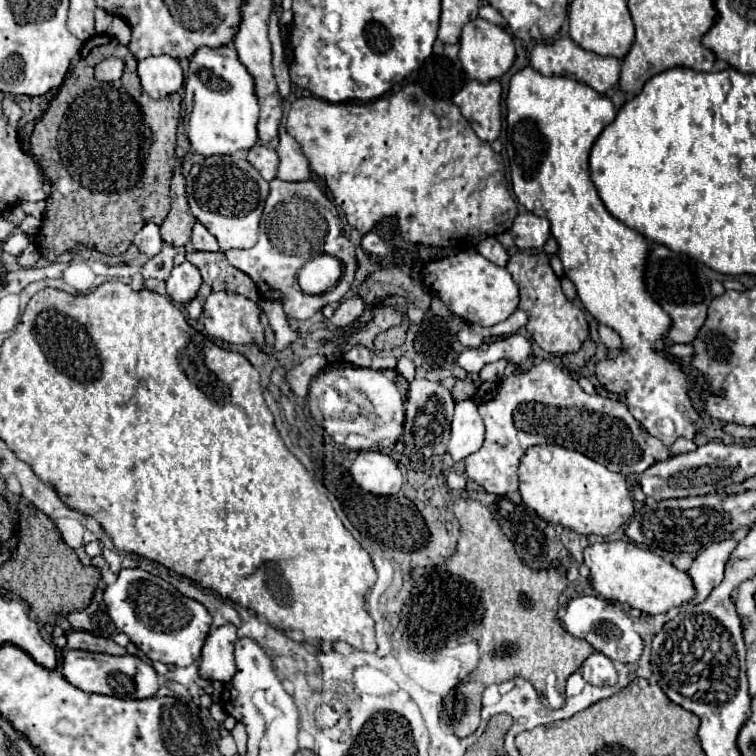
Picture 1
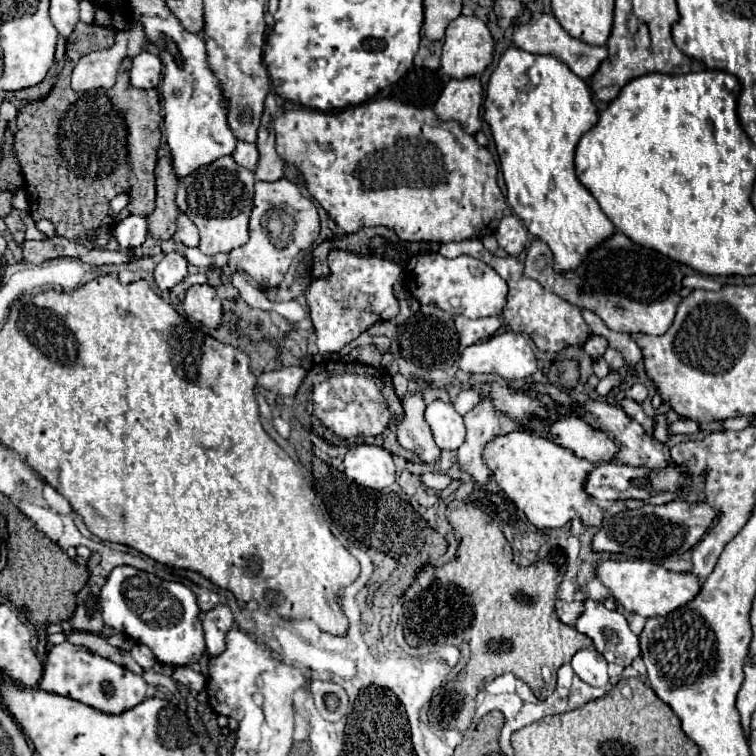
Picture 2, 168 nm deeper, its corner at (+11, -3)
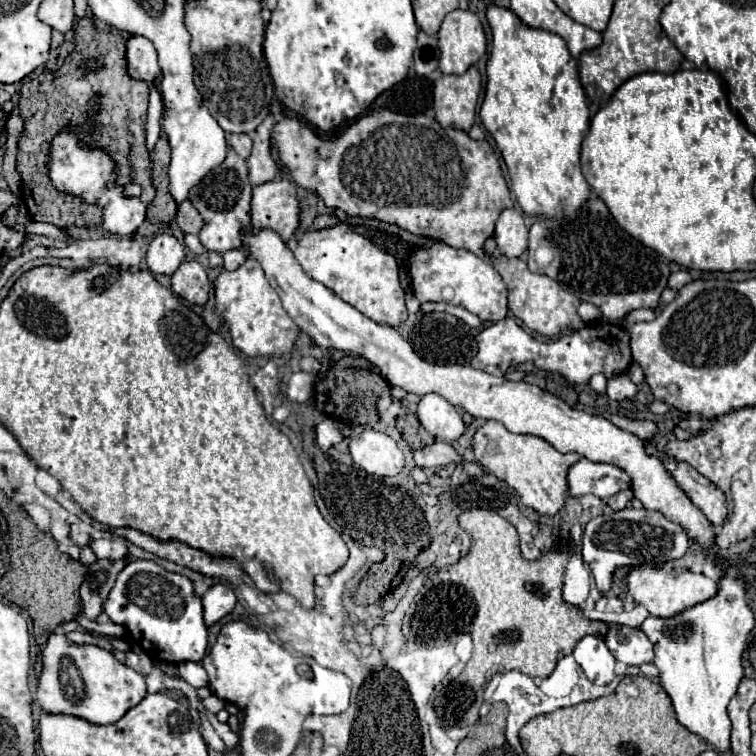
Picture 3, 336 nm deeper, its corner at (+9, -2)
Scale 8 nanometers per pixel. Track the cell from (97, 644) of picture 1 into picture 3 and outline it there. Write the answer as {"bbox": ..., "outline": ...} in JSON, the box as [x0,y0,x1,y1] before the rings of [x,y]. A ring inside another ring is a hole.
{"bbox":[111,650,153,676],"outline":[[[113,650],[111,652],[121,664],[125,664],[125,666],[129,666],[129,668],[133,668],[135,672],[139,672],[139,674],[143,674],[143,676],[147,676],[149,672],[151,672],[151,668],[153,668],[153,662],[151,662],[151,658],[149,656],[145,656],[145,654],[135,654],[135,652],[119,652],[119,650]]]}

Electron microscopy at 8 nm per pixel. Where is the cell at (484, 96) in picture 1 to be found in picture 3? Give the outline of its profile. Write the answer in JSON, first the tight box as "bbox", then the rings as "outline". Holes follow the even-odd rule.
{"bbox":[433,66,481,132],"outline":[[[471,66],[461,76],[441,76],[433,90],[435,118],[443,128],[459,128],[469,132],[475,124],[475,108],[481,92],[481,74]]]}

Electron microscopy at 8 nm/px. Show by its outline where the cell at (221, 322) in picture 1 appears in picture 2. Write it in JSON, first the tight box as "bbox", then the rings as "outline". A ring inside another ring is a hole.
{"bbox":[183,285,223,327],"outline":[[[191,285],[185,291],[185,299],[183,299],[183,309],[185,313],[207,325],[207,327],[217,327],[221,325],[221,317],[223,317],[223,309],[221,309],[221,299],[217,297],[215,289],[211,285]]]}

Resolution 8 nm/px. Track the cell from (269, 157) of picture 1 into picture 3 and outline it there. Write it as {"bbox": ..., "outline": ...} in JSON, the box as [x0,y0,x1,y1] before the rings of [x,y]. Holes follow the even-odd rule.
{"bbox":[227,134,253,160],"outline":[[[229,134],[227,138],[229,146],[243,158],[247,160],[251,156],[251,148],[253,148],[253,140],[249,134]]]}

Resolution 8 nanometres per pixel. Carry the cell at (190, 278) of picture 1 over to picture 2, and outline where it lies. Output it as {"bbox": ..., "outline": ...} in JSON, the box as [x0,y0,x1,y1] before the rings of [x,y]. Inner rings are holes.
{"bbox":[155,253,187,289],"outline":[[[163,253],[159,263],[155,265],[155,283],[159,289],[175,287],[187,275],[187,261],[181,253]]]}

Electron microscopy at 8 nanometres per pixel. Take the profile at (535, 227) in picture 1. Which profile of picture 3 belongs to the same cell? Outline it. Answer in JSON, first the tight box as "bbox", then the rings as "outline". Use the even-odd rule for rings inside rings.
{"bbox":[493,208,529,258],"outline":[[[507,208],[501,212],[497,220],[493,238],[497,240],[497,248],[505,256],[517,258],[527,250],[527,234],[529,234],[529,228],[525,226],[523,212],[519,208]]]}

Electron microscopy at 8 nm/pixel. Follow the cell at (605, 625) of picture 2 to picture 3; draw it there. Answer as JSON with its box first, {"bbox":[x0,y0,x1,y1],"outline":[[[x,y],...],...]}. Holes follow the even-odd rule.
{"bbox":[605,624,653,666],"outline":[[[609,624],[609,632],[605,636],[605,644],[615,656],[615,660],[641,666],[653,660],[653,644],[641,632],[641,628],[631,628],[623,624]]]}

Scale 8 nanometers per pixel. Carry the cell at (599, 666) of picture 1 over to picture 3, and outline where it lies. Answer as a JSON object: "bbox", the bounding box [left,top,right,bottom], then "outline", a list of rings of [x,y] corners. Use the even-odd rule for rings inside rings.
{"bbox":[573,636,615,686],"outline":[[[585,636],[573,650],[573,656],[577,664],[583,668],[585,676],[597,684],[605,686],[615,678],[615,658],[611,656],[609,648],[605,646],[603,638],[597,636]]]}

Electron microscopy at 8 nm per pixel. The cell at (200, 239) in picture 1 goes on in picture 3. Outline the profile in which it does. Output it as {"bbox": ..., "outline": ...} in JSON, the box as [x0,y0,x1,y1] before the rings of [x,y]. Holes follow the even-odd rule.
{"bbox":[177,200,203,234],"outline":[[[189,200],[181,202],[177,208],[177,226],[185,232],[185,234],[199,234],[203,228],[203,218],[199,216],[199,212],[195,212],[193,204]]]}

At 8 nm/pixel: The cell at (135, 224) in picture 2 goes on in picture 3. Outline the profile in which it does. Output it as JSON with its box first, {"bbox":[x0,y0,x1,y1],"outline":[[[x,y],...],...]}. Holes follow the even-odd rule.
{"bbox":[49,128,145,236],"outline":[[[65,128],[63,134],[53,138],[51,162],[49,162],[49,178],[51,182],[67,192],[81,196],[85,202],[99,204],[103,208],[103,228],[117,236],[133,236],[139,226],[145,222],[145,206],[139,198],[125,198],[123,188],[115,184],[115,164],[101,150],[89,150],[77,142],[71,134],[71,128]]]}

